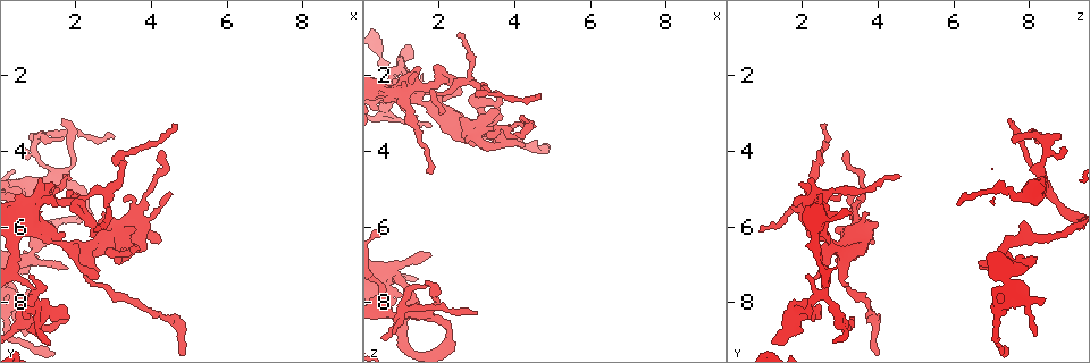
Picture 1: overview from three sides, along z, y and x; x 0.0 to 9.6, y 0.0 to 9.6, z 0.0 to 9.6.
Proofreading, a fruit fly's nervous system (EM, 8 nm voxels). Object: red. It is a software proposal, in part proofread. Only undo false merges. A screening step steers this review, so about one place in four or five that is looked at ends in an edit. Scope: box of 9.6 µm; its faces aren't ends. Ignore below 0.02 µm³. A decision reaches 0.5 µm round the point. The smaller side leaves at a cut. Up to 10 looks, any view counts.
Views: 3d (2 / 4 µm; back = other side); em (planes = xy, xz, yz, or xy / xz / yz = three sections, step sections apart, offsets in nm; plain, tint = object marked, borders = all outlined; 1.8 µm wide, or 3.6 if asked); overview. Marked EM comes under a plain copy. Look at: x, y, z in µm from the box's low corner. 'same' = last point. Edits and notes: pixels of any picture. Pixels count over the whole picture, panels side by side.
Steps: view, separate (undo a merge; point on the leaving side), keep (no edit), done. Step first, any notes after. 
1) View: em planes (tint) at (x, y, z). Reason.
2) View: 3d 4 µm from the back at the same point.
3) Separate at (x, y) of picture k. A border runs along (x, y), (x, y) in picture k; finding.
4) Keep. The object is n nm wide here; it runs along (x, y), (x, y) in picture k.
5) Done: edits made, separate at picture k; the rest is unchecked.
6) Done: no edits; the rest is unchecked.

View: 3d 4 µm at (2.90, 6.25, 3.45). Abrupt turn.

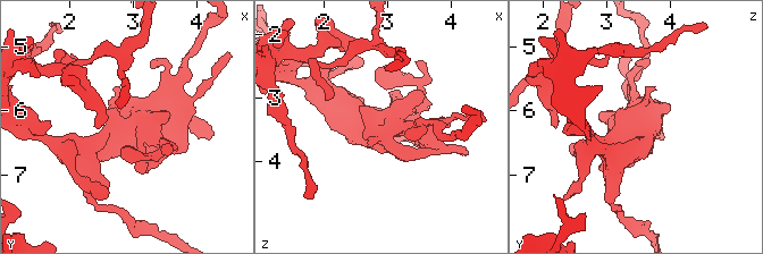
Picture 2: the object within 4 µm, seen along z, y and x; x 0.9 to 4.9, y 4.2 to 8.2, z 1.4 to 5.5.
View: em planes (tint) at (2.95, 6.25, 3.40).

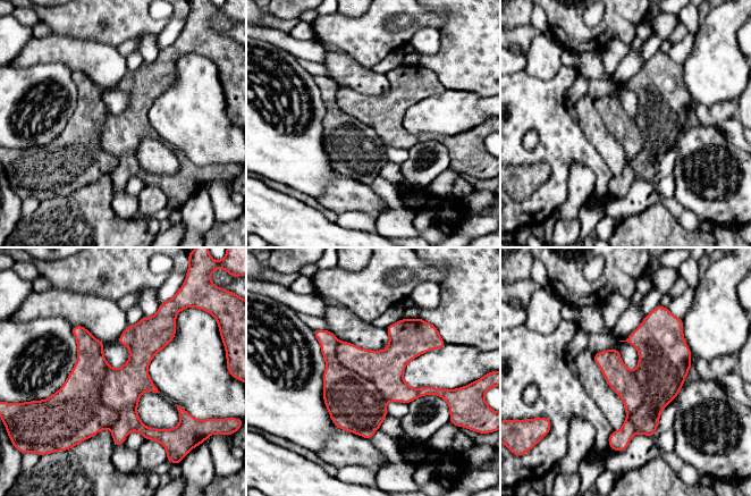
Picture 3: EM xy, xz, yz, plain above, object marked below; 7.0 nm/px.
Keep. The object is 320 nm wide here; it runs along (656, 313), (656, 381), (622, 443) in picture 3; one neuron here.

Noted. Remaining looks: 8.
View: em planes (borders) at (0.95, 7.70, 2.50). Three-way junction.

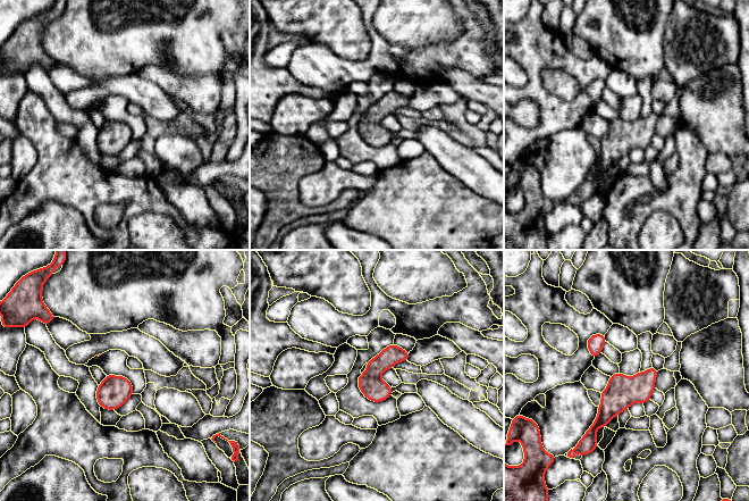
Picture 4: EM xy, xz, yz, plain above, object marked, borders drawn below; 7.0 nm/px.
Keep. It runs along (653, 370), (604, 416), (592, 433) in picture 4; all the same neuron.

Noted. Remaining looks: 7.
View: em yz step 8 (tint) at (1.80, 5.40, 2.35).

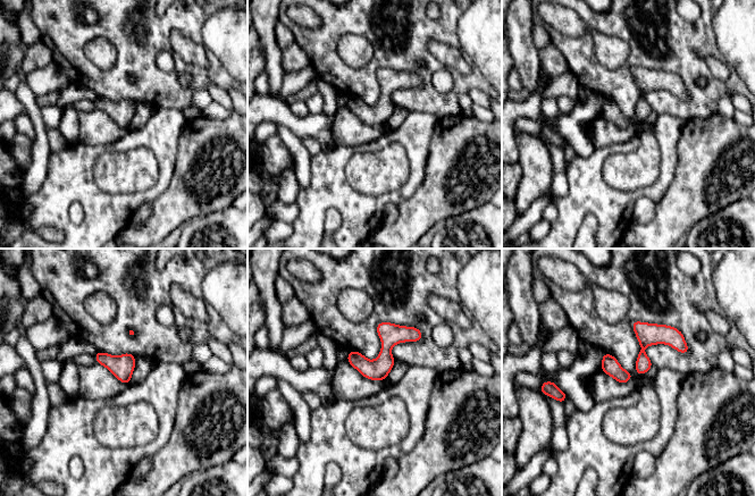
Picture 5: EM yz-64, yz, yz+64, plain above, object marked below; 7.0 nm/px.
View: em planes (tint) at the same point.

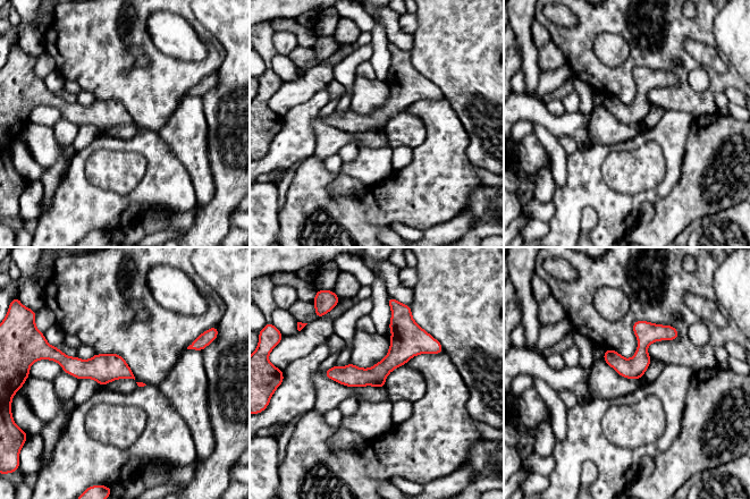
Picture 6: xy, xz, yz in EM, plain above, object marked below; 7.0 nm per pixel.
Keep. The object is 140 nm wide here; it runs along (394, 309), (399, 352), (376, 375), (328, 373) in picture 6; continuous, no second neuron.

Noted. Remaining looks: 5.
View: 3d 2 µm at (0.85, 3.80, 8.45). Abrupt turn.

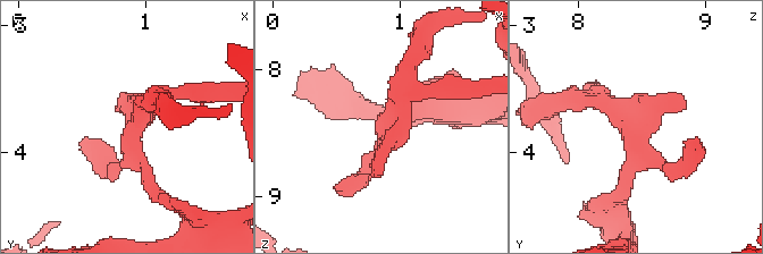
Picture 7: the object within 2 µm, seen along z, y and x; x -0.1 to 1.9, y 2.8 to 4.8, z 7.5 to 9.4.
View: em xy step 4 (tint) at (0.88, 3.82, 8.44).

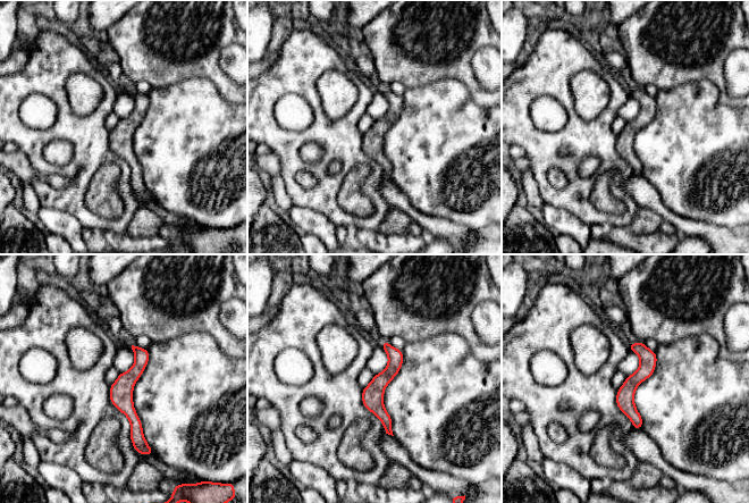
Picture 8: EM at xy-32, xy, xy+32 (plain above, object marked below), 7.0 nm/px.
Keep. All the same neuron.

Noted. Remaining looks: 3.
Done: no edits; the rest is unchecked.

